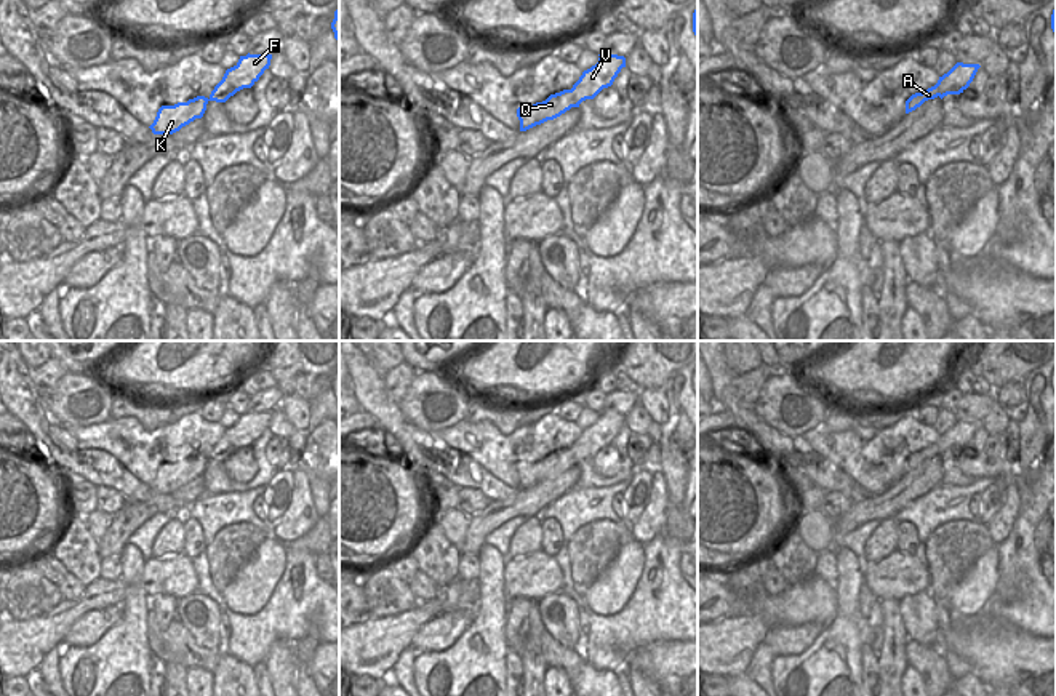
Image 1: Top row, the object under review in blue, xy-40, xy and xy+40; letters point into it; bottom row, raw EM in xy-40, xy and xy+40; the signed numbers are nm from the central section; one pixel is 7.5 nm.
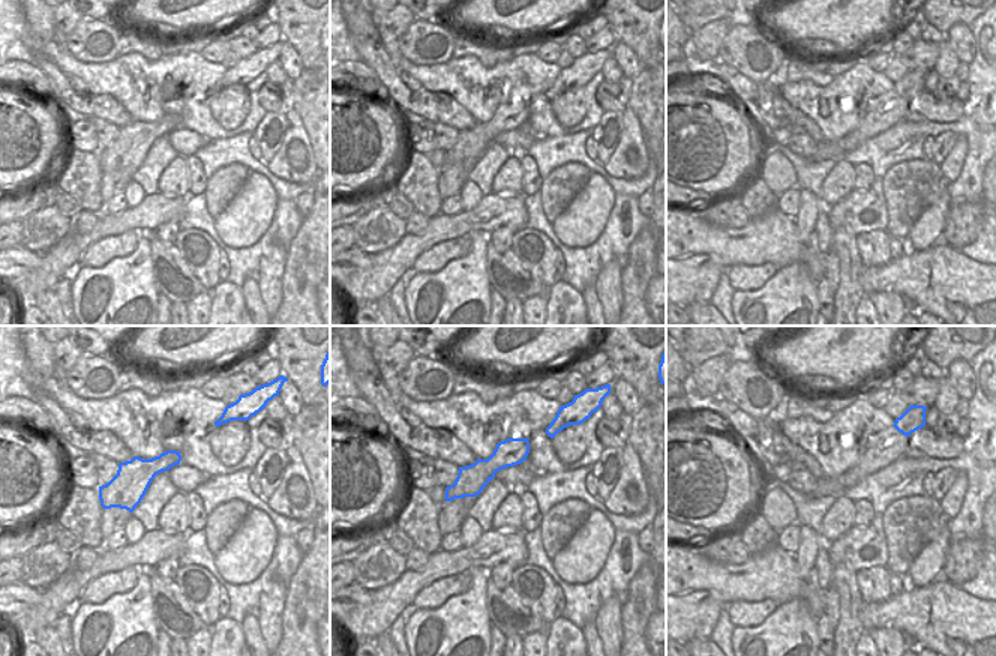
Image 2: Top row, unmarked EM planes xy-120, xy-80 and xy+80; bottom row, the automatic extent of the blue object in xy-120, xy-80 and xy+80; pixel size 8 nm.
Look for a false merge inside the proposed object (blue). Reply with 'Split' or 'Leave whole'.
Leave whole.

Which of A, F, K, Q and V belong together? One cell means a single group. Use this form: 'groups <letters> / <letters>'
groups A F K Q V

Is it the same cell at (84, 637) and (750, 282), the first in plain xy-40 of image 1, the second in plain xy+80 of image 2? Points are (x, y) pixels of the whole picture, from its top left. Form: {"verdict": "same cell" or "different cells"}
{"verdict": "same cell"}

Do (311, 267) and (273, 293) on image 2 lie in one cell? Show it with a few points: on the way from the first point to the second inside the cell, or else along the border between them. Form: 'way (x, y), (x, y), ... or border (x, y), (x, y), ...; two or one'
border (287, 252), (281, 303), (276, 309); two

